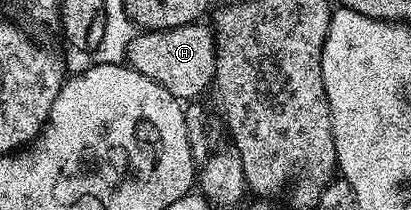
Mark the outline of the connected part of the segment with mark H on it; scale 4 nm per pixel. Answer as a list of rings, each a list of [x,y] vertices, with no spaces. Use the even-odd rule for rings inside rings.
[[[194,24],[170,30],[147,30],[136,33],[127,55],[128,65],[135,72],[143,72],[155,84],[167,88],[171,96],[182,100],[197,100],[205,89],[214,85],[213,73],[217,67],[217,43],[208,25]]]

